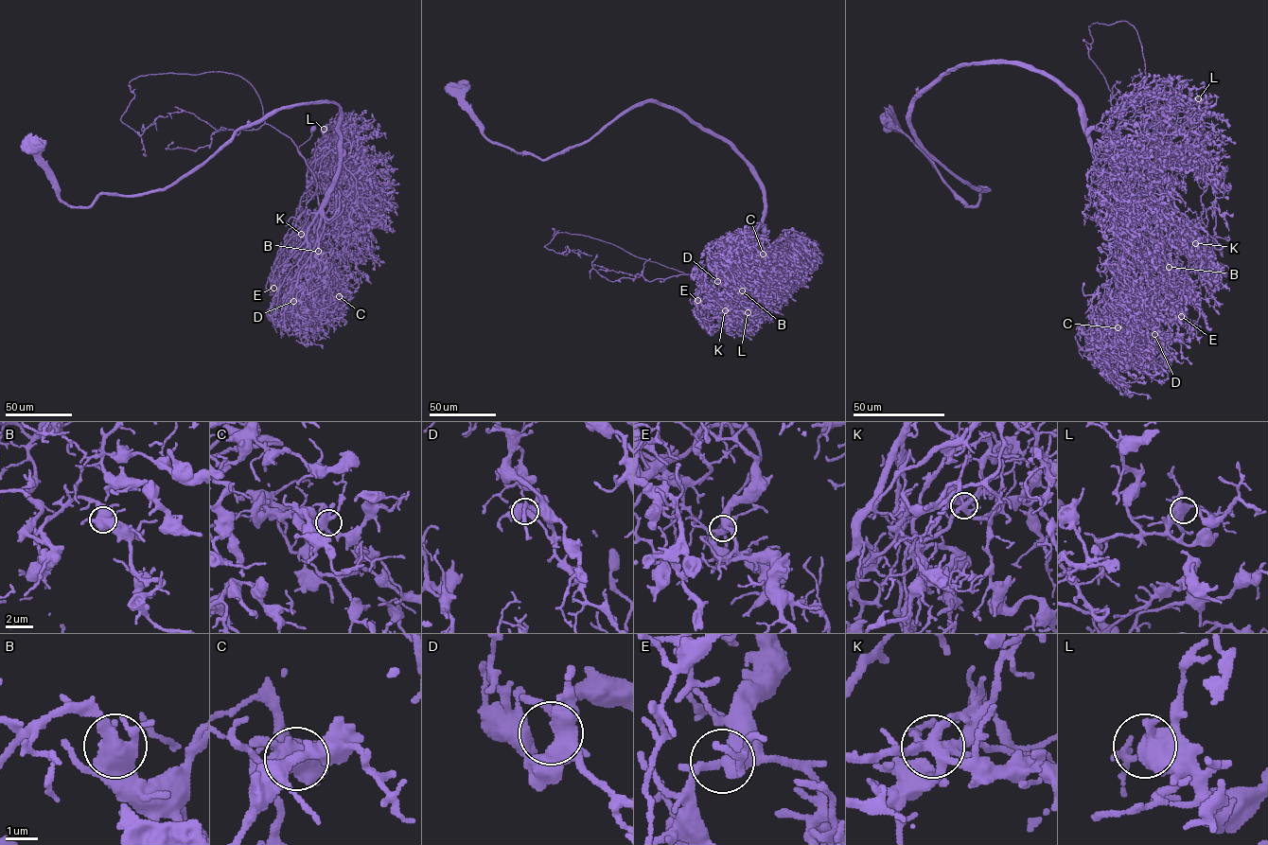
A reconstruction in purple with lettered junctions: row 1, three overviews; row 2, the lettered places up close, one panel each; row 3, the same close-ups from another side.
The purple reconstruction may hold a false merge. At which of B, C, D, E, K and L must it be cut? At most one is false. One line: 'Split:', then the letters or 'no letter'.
Split: K

